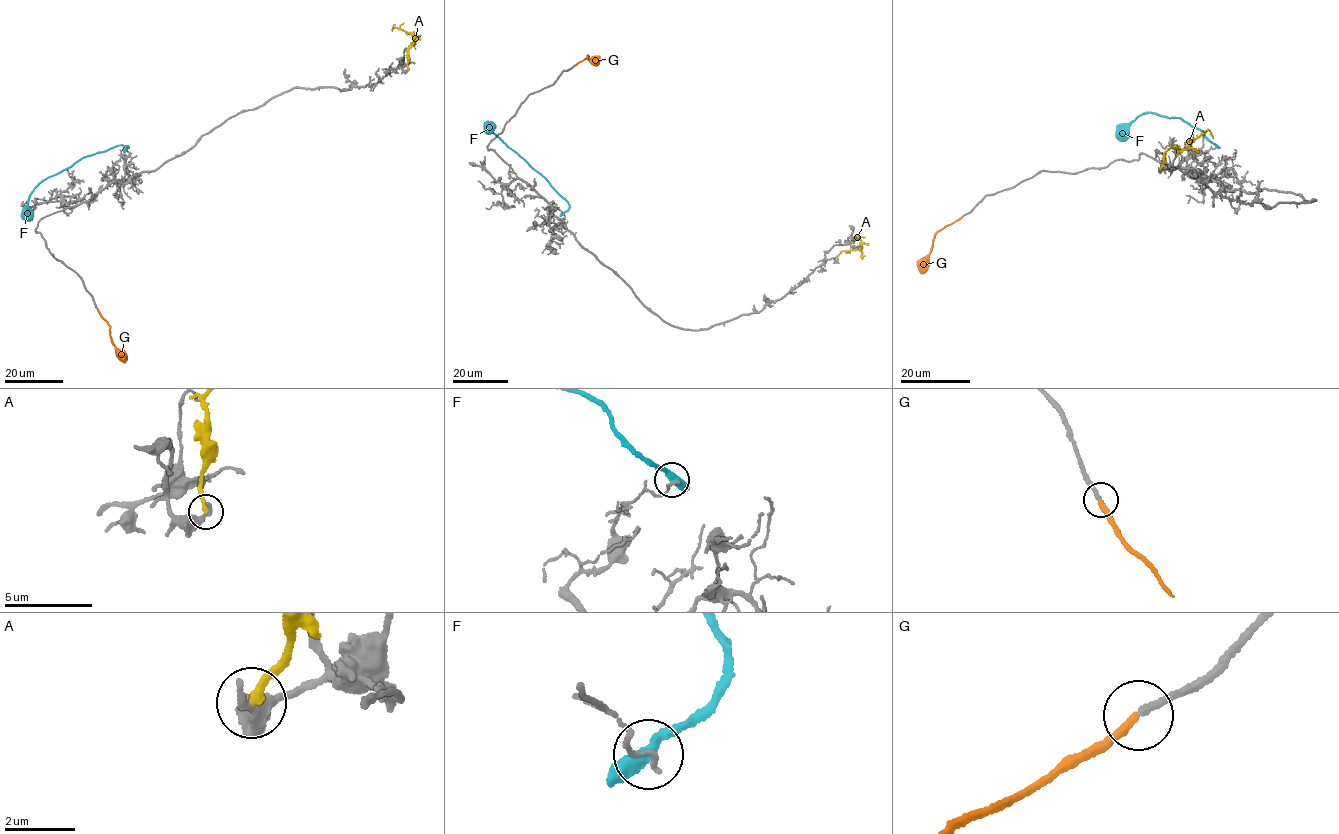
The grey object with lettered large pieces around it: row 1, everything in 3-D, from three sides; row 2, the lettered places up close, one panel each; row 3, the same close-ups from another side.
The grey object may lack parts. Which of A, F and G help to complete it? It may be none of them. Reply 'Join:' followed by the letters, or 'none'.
Join: G

